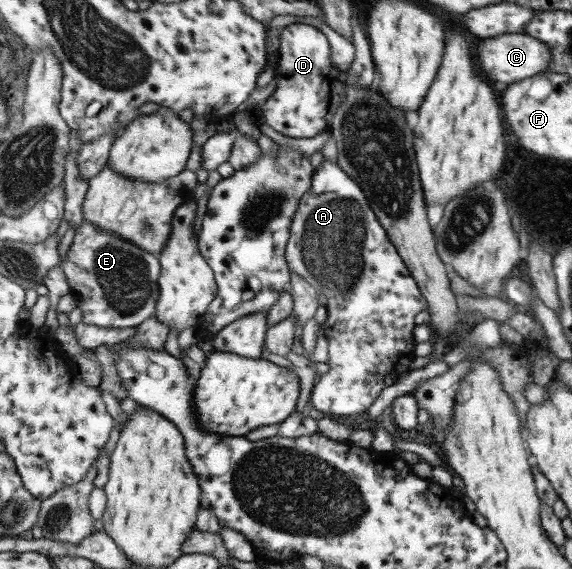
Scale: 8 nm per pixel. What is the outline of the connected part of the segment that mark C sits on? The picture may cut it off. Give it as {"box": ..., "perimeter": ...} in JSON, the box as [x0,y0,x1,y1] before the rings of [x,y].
{"box":[477,33,552,83],"perimeter":[[[528,33],[501,35],[501,37],[492,37],[491,39],[481,39],[481,43],[477,45],[477,57],[481,69],[484,69],[486,76],[491,77],[493,81],[515,83],[515,81],[521,81],[521,79],[527,79],[527,77],[547,71],[552,64],[552,49]]]}

